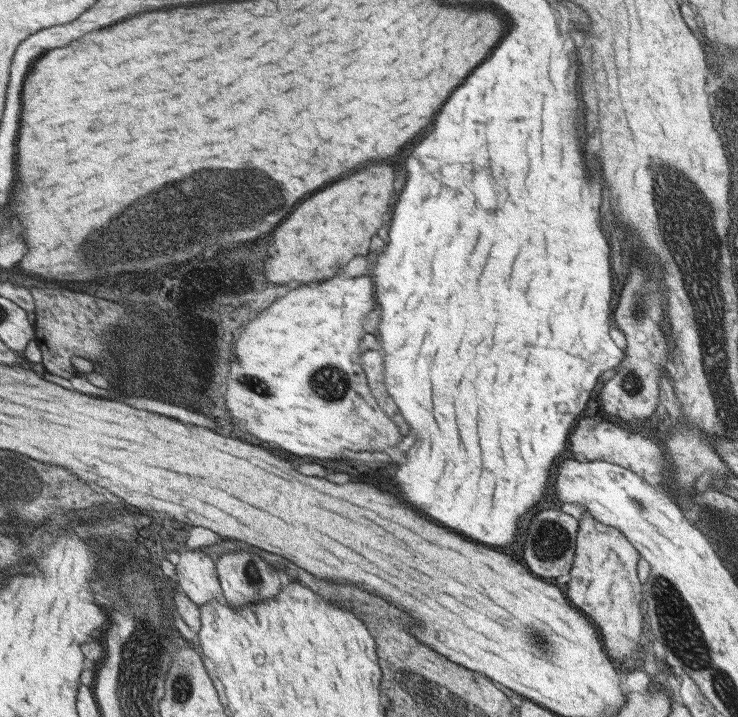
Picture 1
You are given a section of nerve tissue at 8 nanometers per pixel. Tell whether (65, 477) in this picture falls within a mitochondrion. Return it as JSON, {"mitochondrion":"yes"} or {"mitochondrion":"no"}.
{"mitochondrion":"no"}

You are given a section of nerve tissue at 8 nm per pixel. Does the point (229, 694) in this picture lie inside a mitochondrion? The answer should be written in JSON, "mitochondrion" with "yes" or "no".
{"mitochondrion":"no"}

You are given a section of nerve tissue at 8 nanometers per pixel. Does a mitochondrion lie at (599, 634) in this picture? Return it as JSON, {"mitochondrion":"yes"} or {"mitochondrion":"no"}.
{"mitochondrion":"no"}

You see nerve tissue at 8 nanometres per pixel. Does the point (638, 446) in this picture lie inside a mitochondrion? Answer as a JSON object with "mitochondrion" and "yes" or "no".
{"mitochondrion":"no"}

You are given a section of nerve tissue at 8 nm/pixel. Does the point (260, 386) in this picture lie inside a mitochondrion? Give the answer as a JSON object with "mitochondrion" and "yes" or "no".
{"mitochondrion":"yes"}

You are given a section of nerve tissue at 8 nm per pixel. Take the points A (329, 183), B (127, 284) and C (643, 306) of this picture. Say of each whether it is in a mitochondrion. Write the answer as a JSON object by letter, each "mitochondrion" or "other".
{"A":"other","B":"mitochondrion","C":"mitochondrion"}

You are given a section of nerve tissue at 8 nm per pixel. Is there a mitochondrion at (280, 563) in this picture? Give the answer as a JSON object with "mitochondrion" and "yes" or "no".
{"mitochondrion":"yes"}

